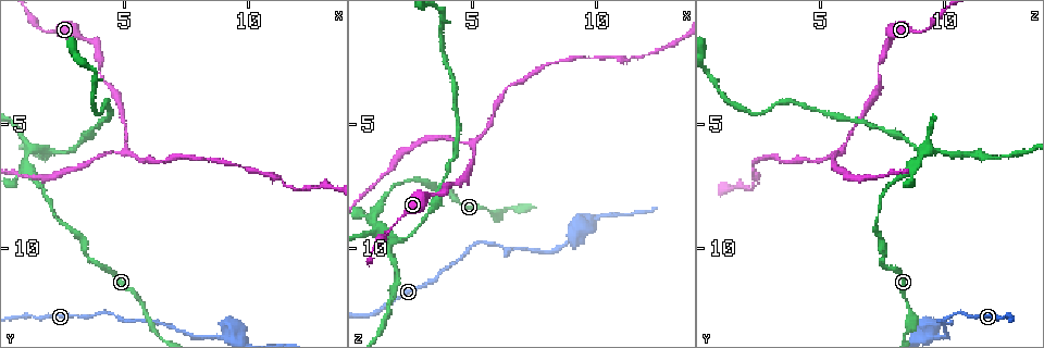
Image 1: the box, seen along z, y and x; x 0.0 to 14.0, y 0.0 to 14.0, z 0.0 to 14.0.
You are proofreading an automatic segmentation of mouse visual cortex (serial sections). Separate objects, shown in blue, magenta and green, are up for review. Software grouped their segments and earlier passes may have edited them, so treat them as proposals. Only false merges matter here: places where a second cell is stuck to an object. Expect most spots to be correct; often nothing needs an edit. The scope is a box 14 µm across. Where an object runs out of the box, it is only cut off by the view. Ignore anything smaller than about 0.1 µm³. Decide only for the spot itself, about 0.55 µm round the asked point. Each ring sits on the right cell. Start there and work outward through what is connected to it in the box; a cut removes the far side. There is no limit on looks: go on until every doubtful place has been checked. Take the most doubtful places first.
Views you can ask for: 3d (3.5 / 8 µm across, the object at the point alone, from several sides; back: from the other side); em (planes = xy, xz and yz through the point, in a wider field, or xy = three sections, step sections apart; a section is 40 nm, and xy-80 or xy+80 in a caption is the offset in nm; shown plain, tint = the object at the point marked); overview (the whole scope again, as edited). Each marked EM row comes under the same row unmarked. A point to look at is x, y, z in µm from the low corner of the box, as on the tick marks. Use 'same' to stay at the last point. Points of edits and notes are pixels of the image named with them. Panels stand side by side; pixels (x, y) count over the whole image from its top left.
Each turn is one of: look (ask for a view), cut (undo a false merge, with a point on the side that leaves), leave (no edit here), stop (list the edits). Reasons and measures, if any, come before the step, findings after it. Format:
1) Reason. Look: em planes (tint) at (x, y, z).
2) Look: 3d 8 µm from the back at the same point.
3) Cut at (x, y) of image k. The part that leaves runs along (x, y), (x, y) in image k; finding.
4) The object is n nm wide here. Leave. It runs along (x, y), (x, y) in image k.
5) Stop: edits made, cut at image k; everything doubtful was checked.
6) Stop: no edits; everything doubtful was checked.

Look: 3d 3.5 µm at (1.8, 6.1, 9.7).

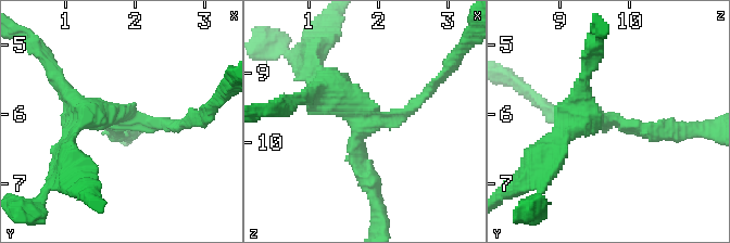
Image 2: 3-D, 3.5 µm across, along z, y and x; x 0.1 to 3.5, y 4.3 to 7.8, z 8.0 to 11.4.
3 arms meet here; the arms are 150, 200, 400 nm wide. Look: em xy step 1 (tint) at (1.85, 6.05, 9.75).

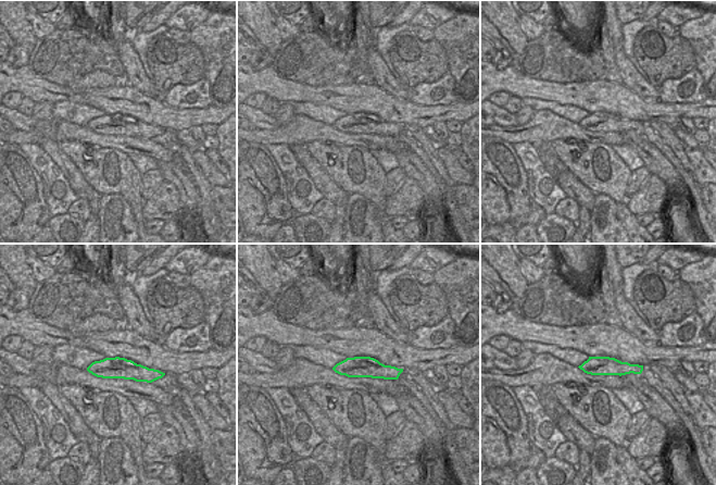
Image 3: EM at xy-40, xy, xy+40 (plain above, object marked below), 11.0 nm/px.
The object is 240 nm wide here. Cut at (360, 152) of image 2. The part that leaves runs along (122, 119), (151, 126), (194, 123) in image 2; a second cell is stuck on.

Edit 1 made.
Sharp bend. Look: 3d 8 µm at (9.3, 13.4, 9.4).

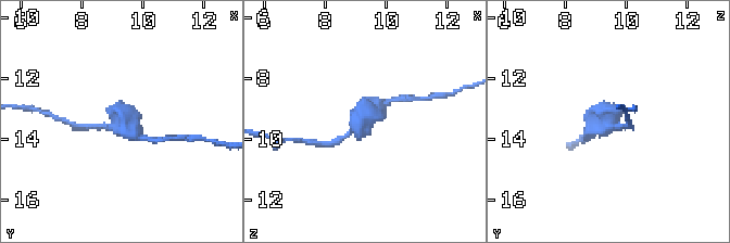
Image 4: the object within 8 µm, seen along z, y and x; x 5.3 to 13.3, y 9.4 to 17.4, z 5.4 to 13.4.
Look: em xy step 2 (tint) at (9.3, 13.3, 9.3).

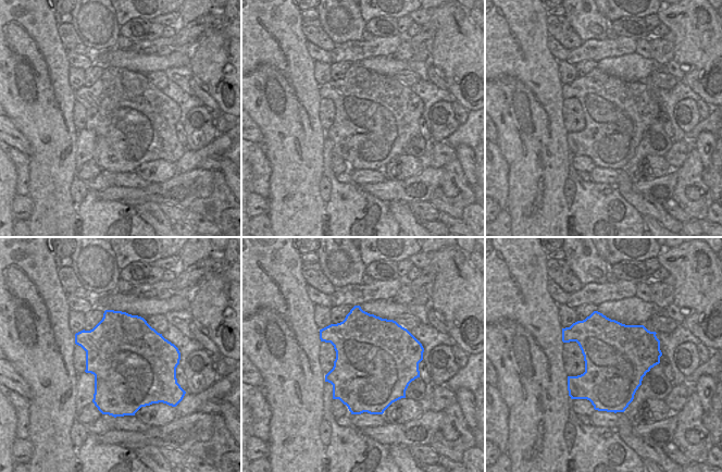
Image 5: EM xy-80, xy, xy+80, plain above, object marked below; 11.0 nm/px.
The object is 900 nm wide here. Leave. Continuous, no second cell.

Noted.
Look: em xy step 5 (tint) at (5.0, 6.0, 5.9).

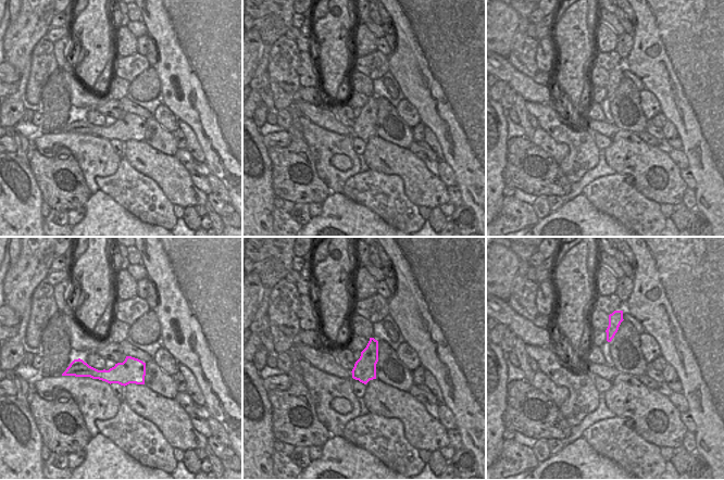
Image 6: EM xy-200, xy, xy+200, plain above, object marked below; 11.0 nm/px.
Look: 3d 3.5 µm at the same point.

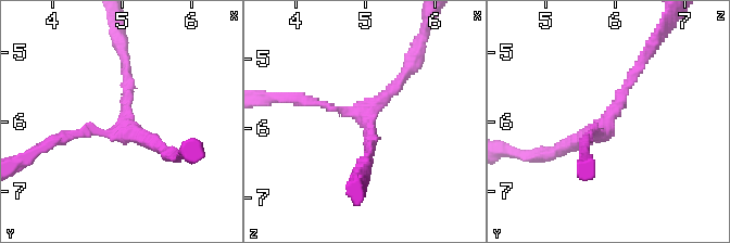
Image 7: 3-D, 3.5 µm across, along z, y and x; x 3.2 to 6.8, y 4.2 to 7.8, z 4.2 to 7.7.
Leave. Continuous, no second cell.

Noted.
Thin neck. Look: 3d 3.5 µm at (11.5, 7.4, 2.3).

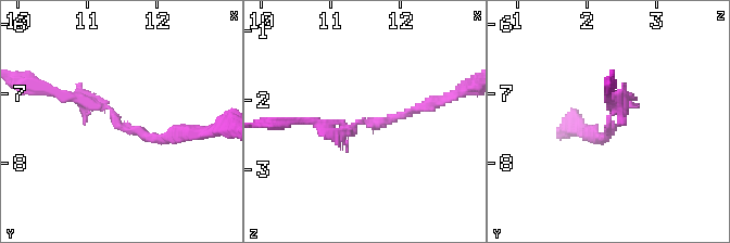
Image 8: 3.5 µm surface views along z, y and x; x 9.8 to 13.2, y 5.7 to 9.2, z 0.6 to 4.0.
The arms are 150, 200 nm wide; now the EM. Look: em planes (tint) at (11.50, 7.40, 2.35).

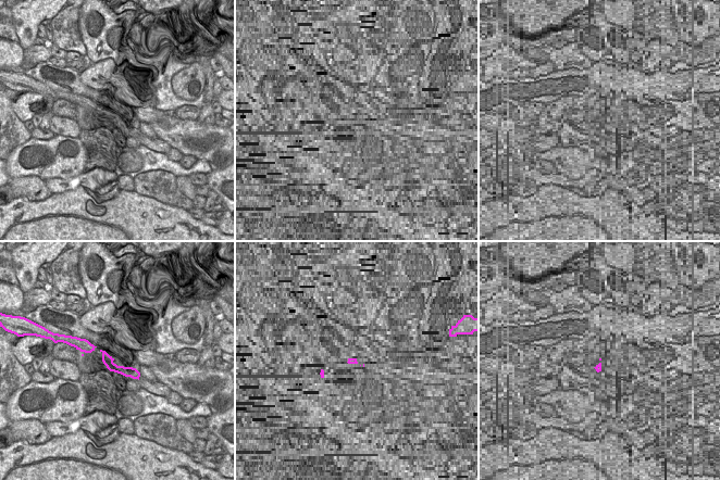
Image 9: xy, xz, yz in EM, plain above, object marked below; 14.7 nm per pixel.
Look: em xy step 5 (tint) at the same point.

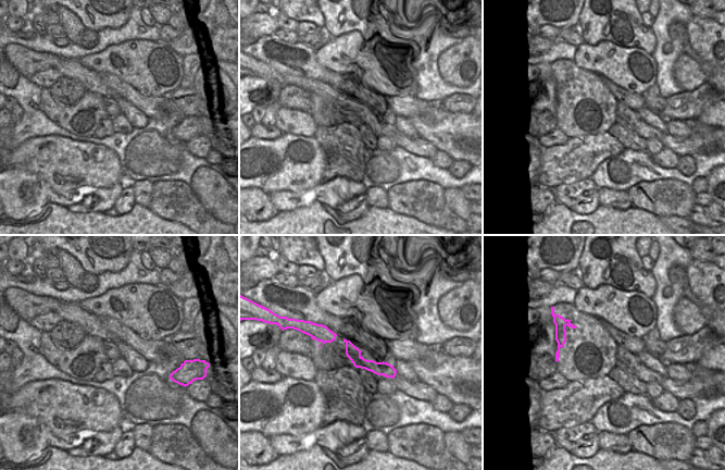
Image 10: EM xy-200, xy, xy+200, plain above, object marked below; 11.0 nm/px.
The object is 150 nm wide here. Leave. It runs along (348, 344), (363, 363), (392, 373) in image 10; continuous, no second cell.

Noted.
Stop: edits made, cut at image 2; everything doubtful was checked.

